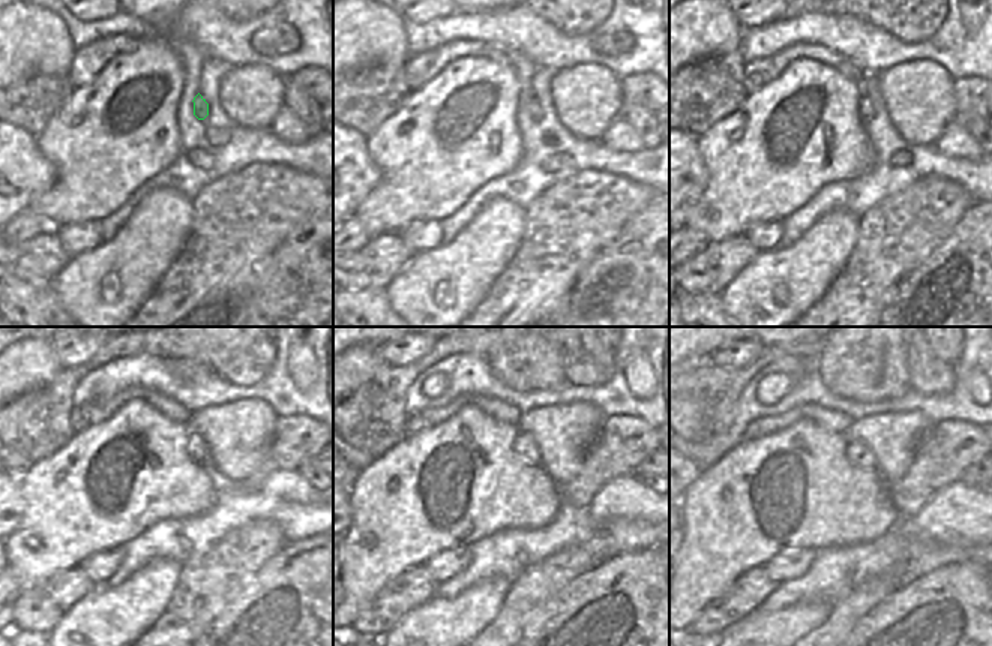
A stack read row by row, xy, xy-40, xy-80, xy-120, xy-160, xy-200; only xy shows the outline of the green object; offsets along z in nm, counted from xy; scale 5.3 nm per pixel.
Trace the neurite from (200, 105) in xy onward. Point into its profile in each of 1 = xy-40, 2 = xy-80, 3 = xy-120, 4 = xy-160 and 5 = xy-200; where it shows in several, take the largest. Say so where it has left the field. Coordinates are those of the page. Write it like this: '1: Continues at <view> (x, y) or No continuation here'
1: Continues at xy-40 (533, 107)
2: Continues at xy-80 (866, 107)
3: Continues at xy-120 (197, 450)
4: Continues at xy-160 (526, 447)
5: Continues at xy-200 (857, 453).

